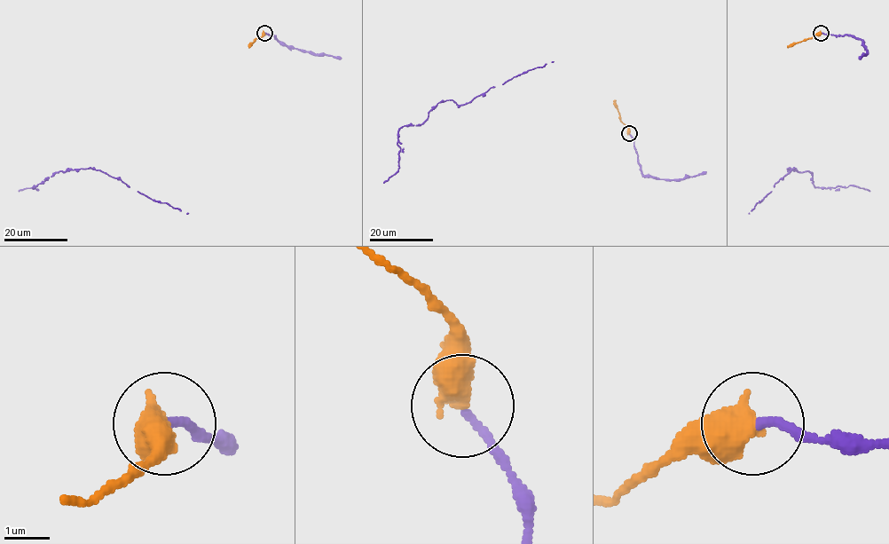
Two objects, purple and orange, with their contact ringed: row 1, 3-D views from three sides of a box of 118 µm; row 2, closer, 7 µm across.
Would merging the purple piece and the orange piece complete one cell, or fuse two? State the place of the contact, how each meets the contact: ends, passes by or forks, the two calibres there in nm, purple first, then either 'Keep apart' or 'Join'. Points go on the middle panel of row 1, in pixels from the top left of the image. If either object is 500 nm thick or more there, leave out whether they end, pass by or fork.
Place: (629, 133). Thickness 170 nm (purple) against 600 nm. Join

